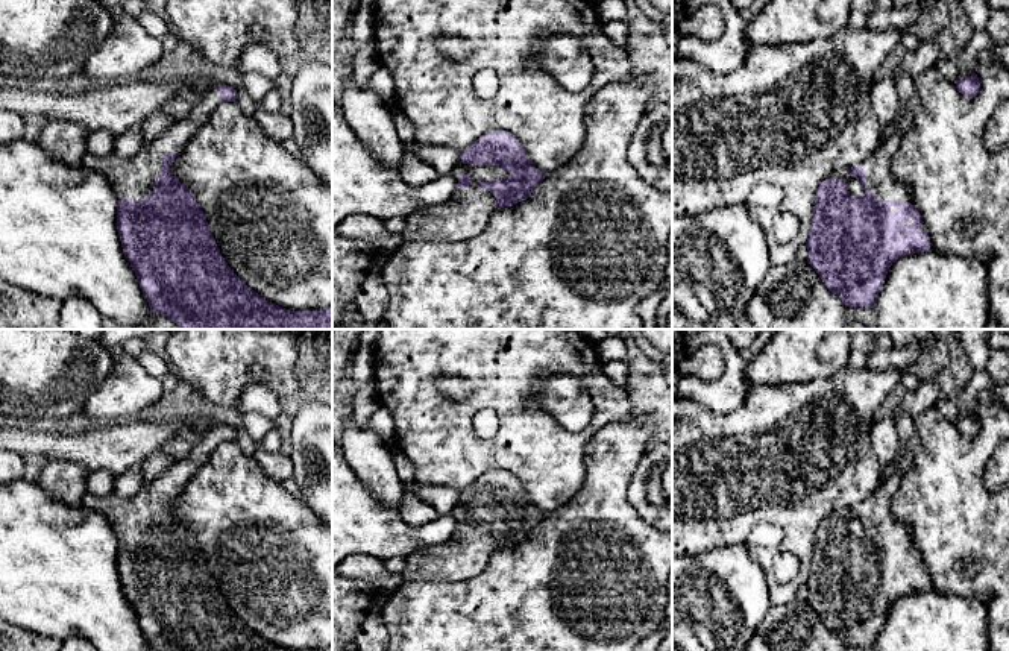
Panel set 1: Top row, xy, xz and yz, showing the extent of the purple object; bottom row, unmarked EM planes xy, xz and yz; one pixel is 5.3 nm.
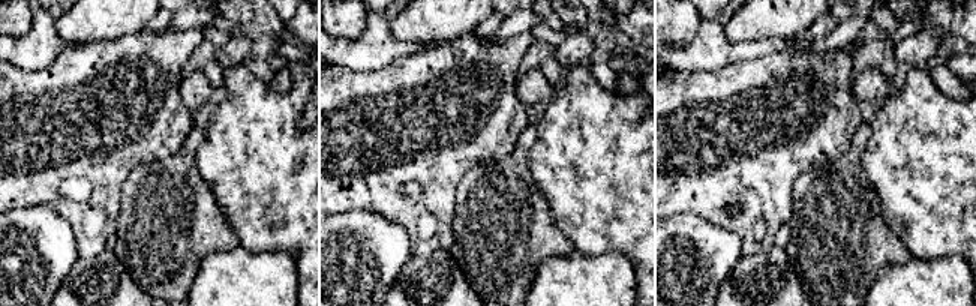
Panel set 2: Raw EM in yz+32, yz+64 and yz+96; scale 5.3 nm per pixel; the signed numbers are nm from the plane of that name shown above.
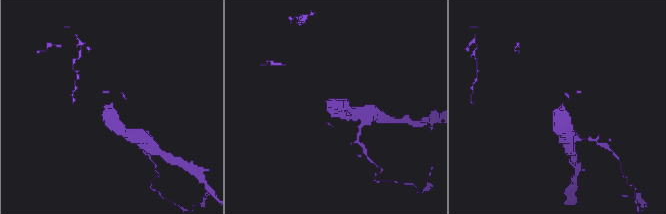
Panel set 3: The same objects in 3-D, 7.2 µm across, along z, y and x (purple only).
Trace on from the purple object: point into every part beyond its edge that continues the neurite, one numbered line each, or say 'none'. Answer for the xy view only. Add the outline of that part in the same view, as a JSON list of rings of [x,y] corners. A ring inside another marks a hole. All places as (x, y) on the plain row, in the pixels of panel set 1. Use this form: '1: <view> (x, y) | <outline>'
1: xy (132, 518) | [[[212,428],[193,451],[182,460],[178,460],[161,476],[155,478],[146,487],[141,487],[134,496],[94,496],[86,493],[80,507],[100,513],[112,527],[117,540],[143,540],[155,528],[155,517],[161,514],[161,499],[171,492],[182,492],[193,473],[208,460],[211,452],[222,443],[217,428]]]

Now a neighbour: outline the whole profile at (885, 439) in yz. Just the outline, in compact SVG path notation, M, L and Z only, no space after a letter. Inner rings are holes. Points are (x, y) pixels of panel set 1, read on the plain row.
M895 417L877 420L871 426L871 448L882 466L889 464L900 451L901 439Z

